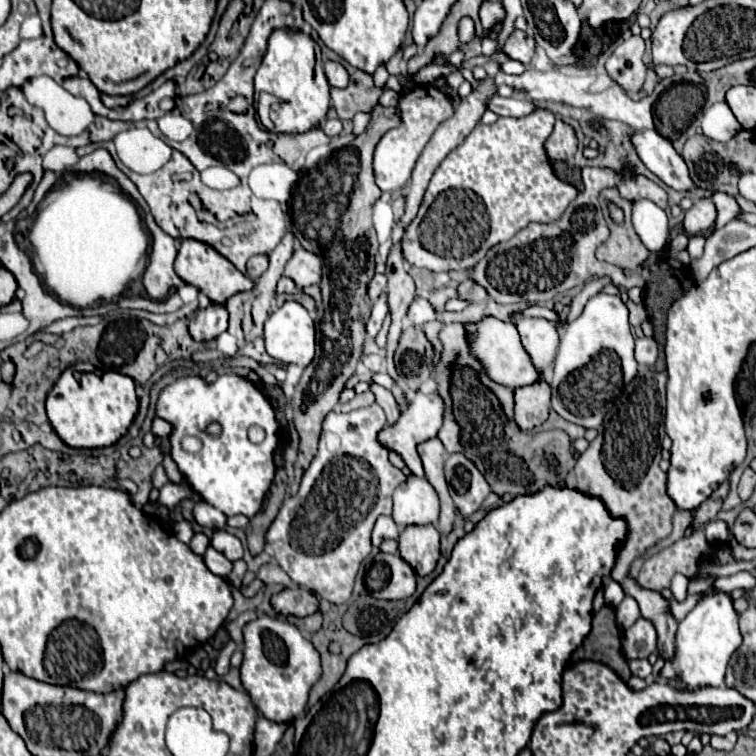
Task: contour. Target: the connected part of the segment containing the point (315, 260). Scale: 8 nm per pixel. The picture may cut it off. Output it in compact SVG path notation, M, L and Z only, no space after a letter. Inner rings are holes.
M300 247L292 253L290 261L286 263L284 275L290 277L302 291L306 285L314 285L320 281L320 257Z

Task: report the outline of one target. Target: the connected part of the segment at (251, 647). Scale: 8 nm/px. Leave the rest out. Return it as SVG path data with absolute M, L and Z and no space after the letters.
M260 615L244 627L244 661L240 667L242 685L256 709L270 721L286 723L304 711L308 693L320 677L320 653L300 629L280 617Z

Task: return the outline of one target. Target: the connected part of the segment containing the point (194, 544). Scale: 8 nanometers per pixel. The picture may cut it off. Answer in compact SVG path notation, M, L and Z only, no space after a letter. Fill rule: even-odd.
M194 533L192 541L190 541L190 549L192 549L194 553L204 555L204 551L208 549L208 545L210 545L210 539L208 539L204 533Z

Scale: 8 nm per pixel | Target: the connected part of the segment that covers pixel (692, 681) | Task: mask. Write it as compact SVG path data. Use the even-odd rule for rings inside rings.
M730 593L704 595L696 603L696 607L680 621L676 633L676 659L674 663L664 665L662 677L668 681L680 677L680 683L686 685L686 689L696 689L706 685L722 687L728 661L740 645L742 645L742 633L738 627L738 611L734 609Z

